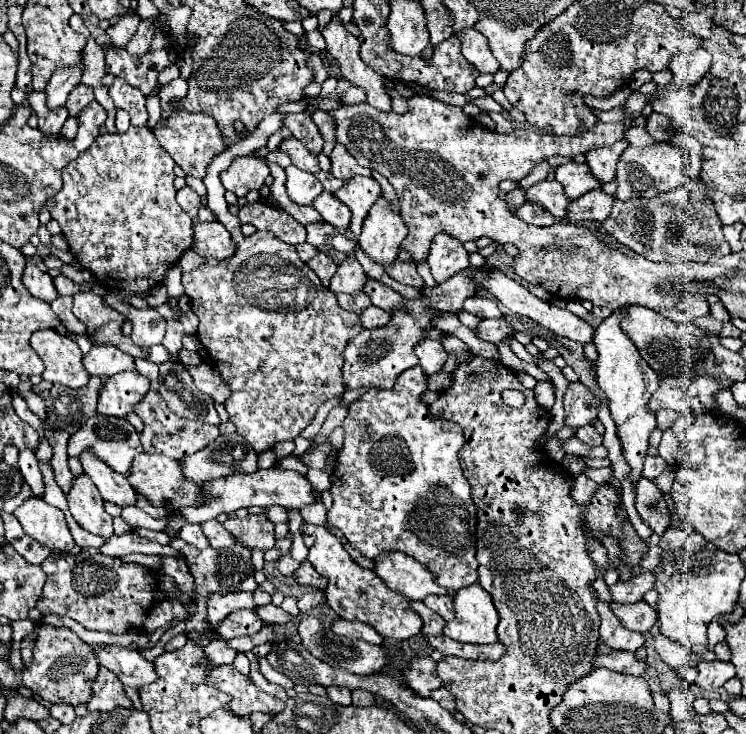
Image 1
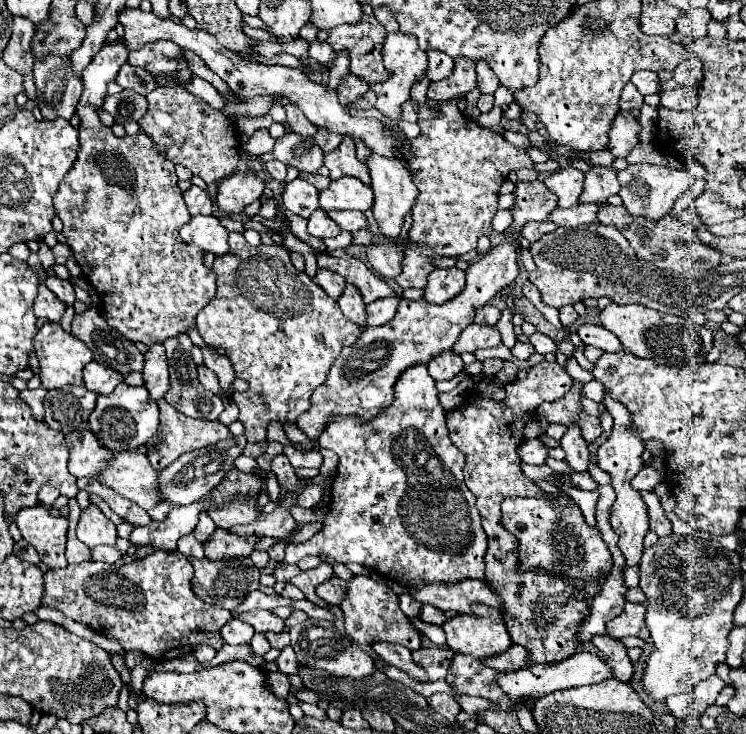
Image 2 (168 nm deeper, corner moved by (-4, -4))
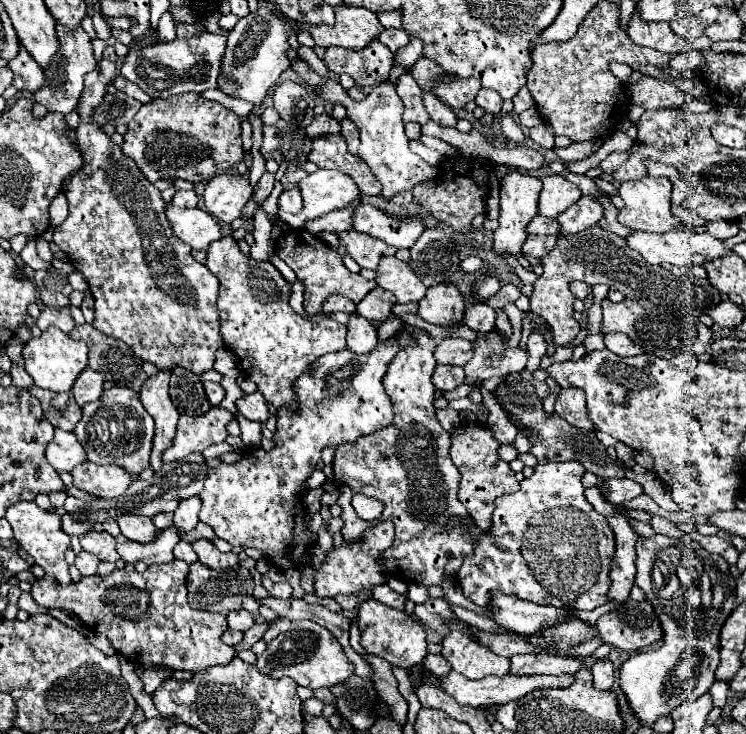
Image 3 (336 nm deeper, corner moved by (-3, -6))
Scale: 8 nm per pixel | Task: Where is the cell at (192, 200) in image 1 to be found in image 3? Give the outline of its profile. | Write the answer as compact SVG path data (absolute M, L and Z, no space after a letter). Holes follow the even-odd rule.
M179 190L171 200L171 204L179 206L179 208L195 208L197 202L199 202L199 198L197 198L195 190Z

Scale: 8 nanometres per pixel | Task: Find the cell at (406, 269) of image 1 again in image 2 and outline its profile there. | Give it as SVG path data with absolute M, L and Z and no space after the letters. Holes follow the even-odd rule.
M372 244L366 246L366 258L368 264L386 278L396 278L400 274L400 266L404 260L404 252L398 244Z

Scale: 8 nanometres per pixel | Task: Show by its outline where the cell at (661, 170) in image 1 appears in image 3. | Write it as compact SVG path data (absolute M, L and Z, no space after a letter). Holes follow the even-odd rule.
M639 178L633 182L621 182L619 196L623 198L625 206L619 210L619 222L629 228L647 230L647 232L669 232L677 226L677 218L673 218L669 206L671 206L671 180L669 178Z

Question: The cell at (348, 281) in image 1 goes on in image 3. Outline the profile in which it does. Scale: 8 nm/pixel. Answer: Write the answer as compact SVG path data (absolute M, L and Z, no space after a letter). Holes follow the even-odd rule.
M351 314L349 322L347 322L347 348L355 354L365 354L371 352L371 348L375 348L377 344L377 328L371 326L371 322L367 322L363 316L359 314Z

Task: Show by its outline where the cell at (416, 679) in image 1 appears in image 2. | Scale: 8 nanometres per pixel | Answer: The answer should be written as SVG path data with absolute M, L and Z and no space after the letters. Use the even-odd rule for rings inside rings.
M420 648L412 652L412 658L416 660L416 664L428 672L430 682L446 678L452 656L454 656L454 650L450 648Z

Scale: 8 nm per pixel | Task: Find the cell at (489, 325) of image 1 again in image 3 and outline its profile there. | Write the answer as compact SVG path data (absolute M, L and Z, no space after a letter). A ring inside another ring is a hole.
M445 338L433 352L437 364L465 366L473 358L473 342L465 338Z

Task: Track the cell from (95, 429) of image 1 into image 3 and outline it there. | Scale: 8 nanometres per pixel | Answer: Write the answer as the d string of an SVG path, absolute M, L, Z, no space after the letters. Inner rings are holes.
M55 428L55 438L47 446L45 456L57 472L71 472L71 468L75 468L77 464L83 464L87 460L85 450L79 444L77 436L73 432L65 432L61 428Z

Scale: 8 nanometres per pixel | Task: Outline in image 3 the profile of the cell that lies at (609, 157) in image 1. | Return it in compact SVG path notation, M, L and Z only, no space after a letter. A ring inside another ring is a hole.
M581 196L571 204L557 220L561 222L563 234L575 234L589 226L595 226L603 216L603 204L599 196Z

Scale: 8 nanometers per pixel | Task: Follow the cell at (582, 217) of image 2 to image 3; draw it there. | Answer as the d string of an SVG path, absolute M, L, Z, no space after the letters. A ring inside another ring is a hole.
M535 216L535 220L531 220L531 224L527 226L529 234L553 234L557 236L561 230L561 224L557 222L557 218L547 218L547 216Z

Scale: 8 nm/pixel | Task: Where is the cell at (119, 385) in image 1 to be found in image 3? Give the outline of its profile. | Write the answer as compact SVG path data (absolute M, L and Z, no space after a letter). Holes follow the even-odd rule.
M115 386L105 390L101 400L83 406L83 418L75 426L75 434L83 444L87 458L95 464L119 464L129 468L131 474L139 474L149 466L149 454L153 448L155 422L143 408L139 394L131 388Z

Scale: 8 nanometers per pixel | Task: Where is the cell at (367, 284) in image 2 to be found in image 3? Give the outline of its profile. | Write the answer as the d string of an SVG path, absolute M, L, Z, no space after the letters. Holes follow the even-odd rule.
M305 228L299 230L289 230L287 234L281 236L281 240L277 242L275 252L295 270L297 278L303 280L305 284L305 310L309 316L315 316L321 312L321 304L327 296L331 294L341 294L351 298L355 304L359 304L377 284L375 280L365 280L359 274L353 274L345 268L345 264L341 262L339 254L335 250L331 250L319 236L311 236L305 232Z

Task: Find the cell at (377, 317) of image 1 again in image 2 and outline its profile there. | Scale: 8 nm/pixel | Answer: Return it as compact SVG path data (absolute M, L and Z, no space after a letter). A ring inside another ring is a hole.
M392 296L392 298L380 298L372 304L366 306L366 322L368 326L382 326L386 322L390 322L390 318L396 314L396 306L398 306L400 298Z

